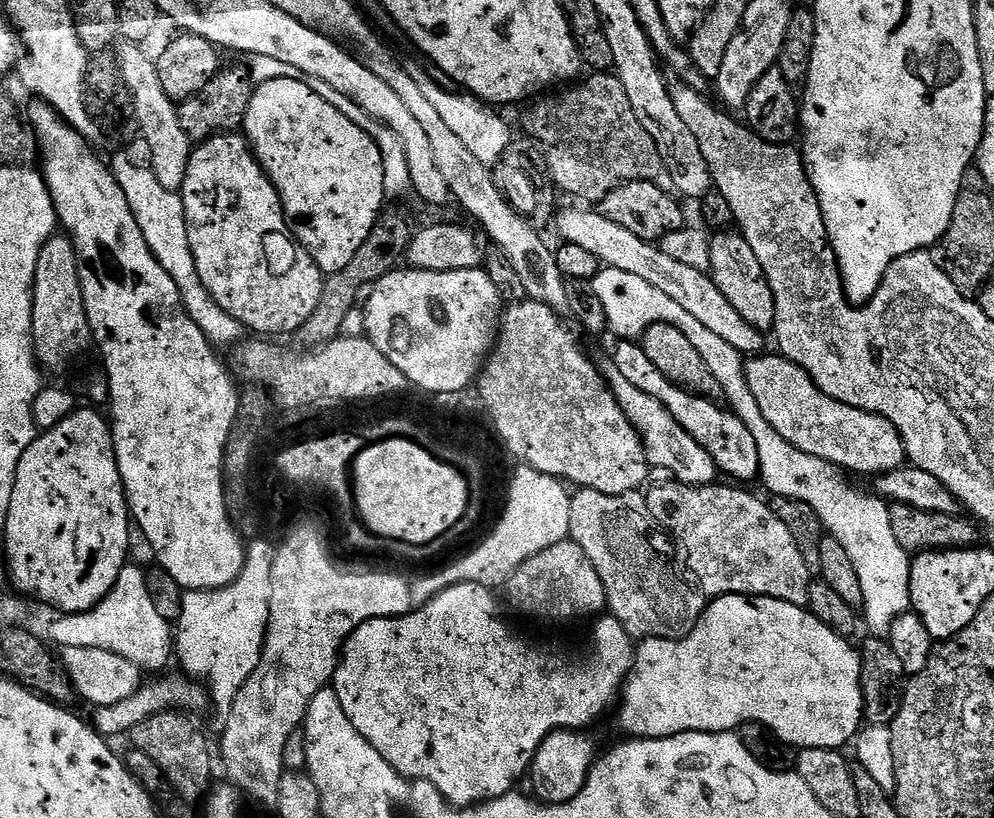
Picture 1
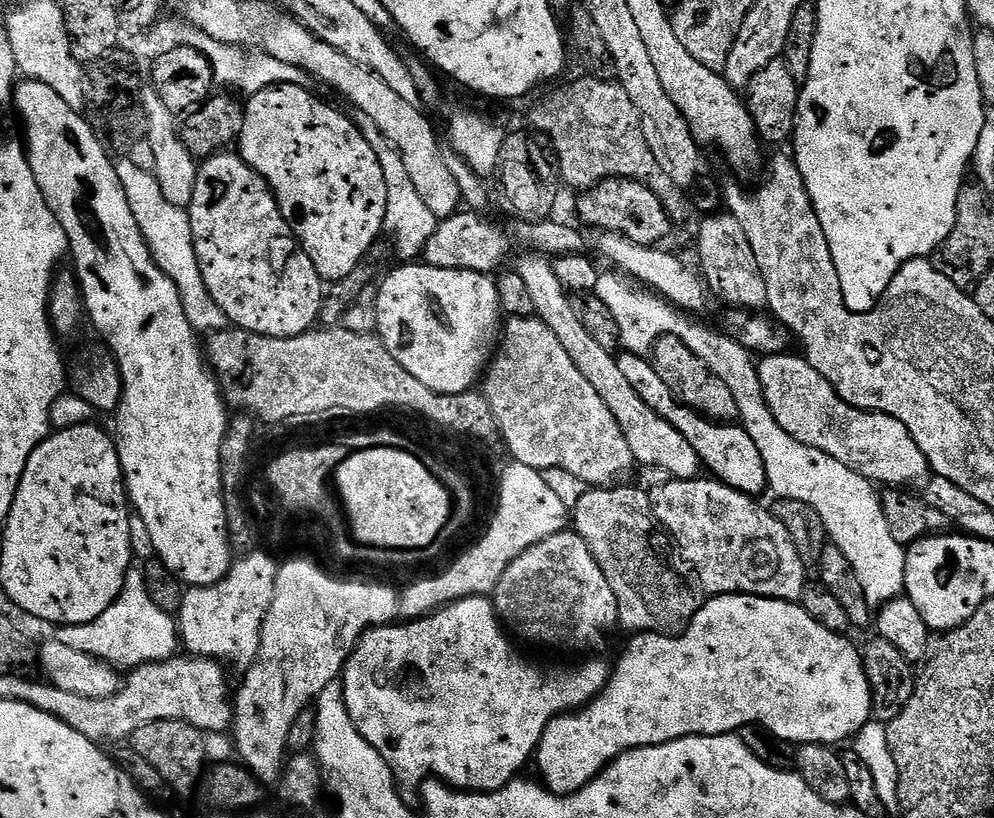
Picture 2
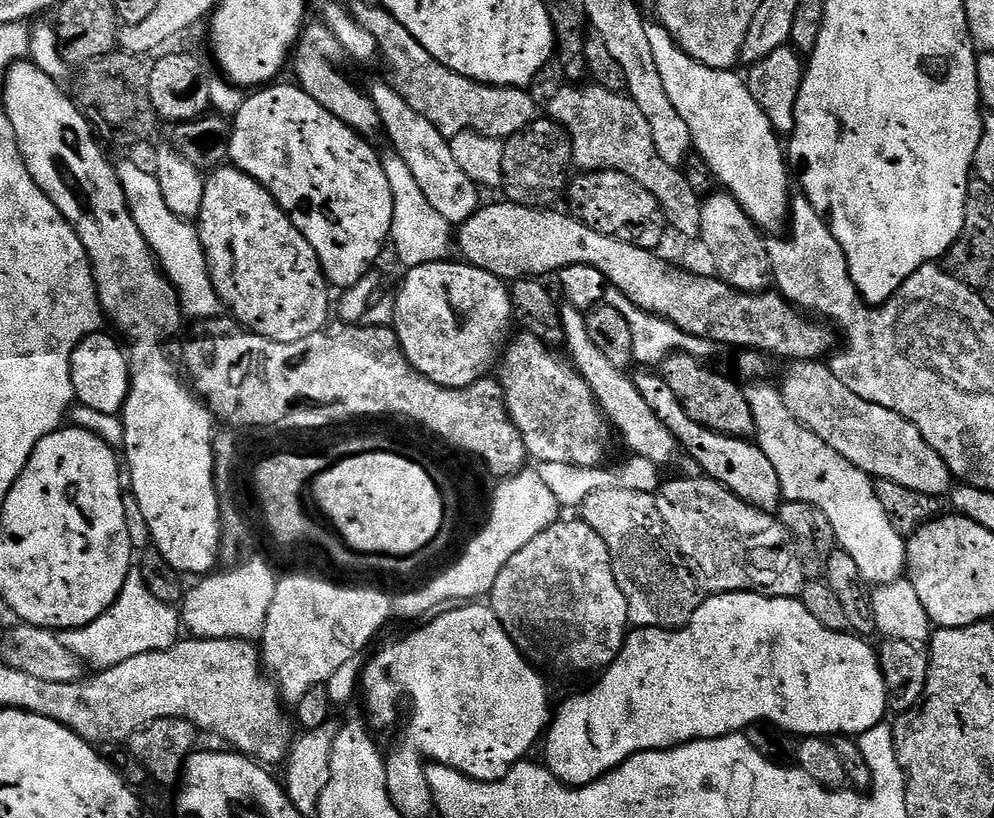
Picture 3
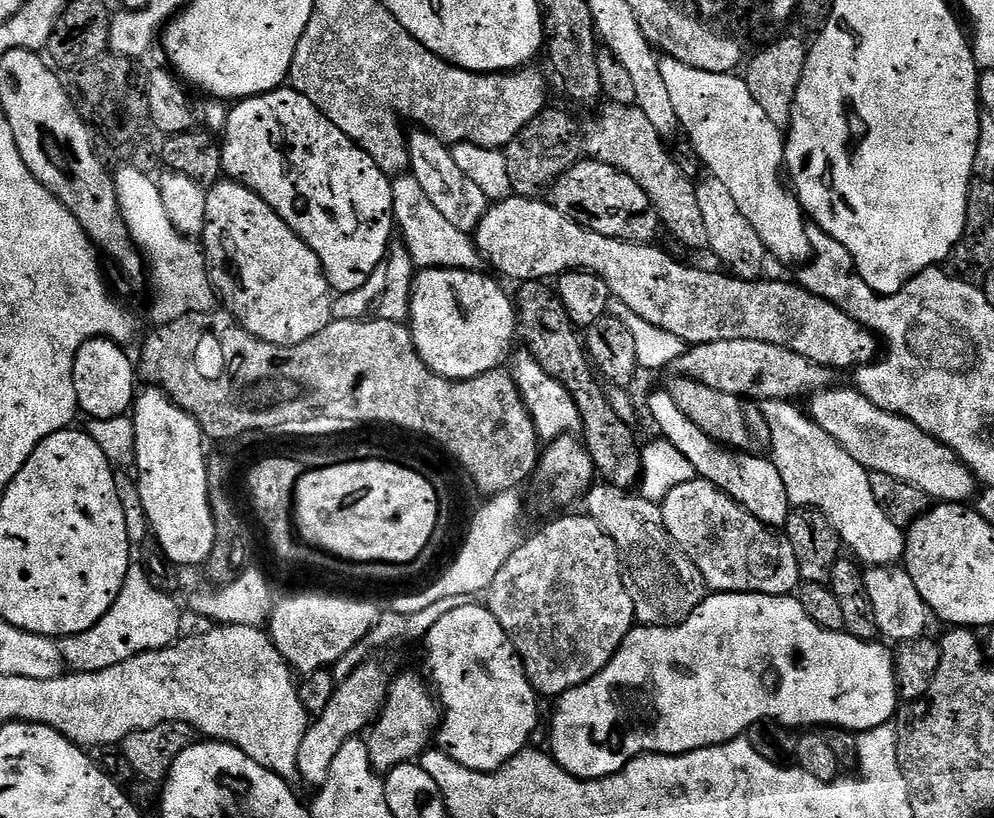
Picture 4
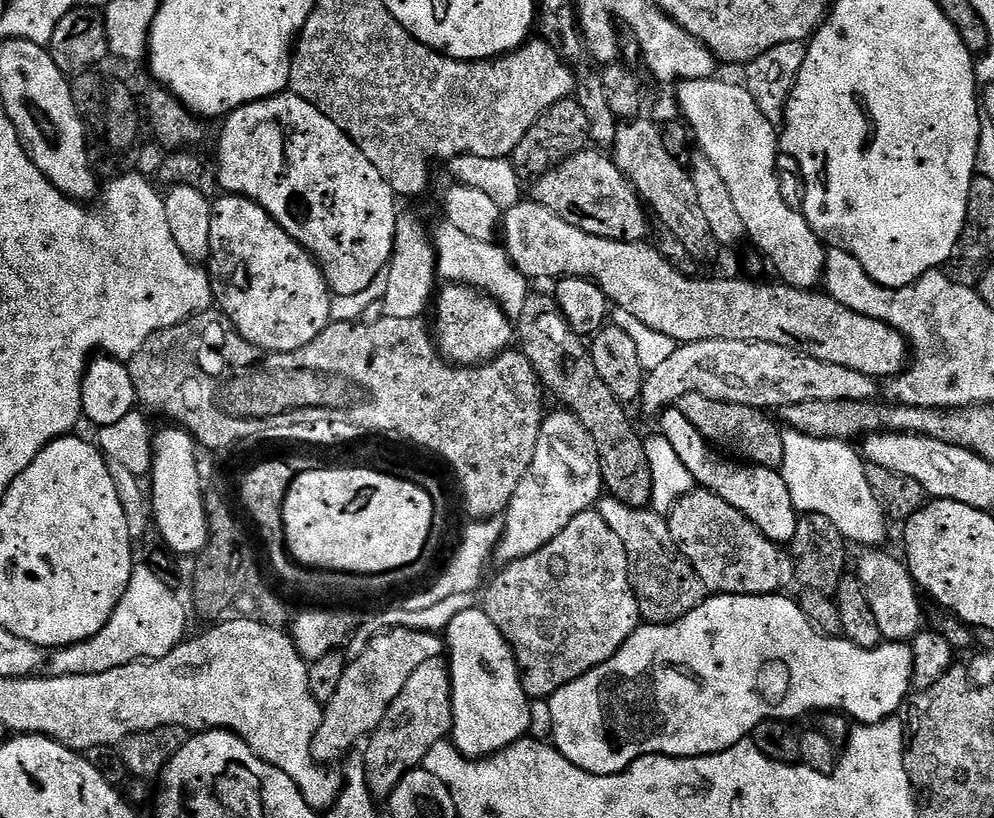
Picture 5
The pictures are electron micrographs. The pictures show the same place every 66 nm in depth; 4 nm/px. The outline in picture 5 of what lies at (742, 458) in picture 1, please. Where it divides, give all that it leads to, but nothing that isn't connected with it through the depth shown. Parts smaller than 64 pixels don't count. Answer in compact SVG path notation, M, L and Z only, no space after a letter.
M679 406L665 408L659 414L658 421L659 435L664 436L666 442L670 442L670 447L677 452L682 466L690 470L693 481L699 487L718 494L722 502L730 502L734 510L750 518L750 522L754 522L754 526L758 526L758 530L762 530L762 534L766 534L766 538L770 538L775 544L791 545L798 513L790 498L790 490L786 490L784 477L777 469L755 467L747 462L725 458L704 440L702 434L698 434L698 430L694 430L694 425L683 416Z

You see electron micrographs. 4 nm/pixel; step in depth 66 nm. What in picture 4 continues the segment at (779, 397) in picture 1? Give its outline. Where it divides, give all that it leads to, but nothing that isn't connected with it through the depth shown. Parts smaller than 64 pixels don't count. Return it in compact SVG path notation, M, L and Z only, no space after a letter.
M840 387L825 388L823 392L815 393L811 397L810 415L814 423L822 426L822 430L826 430L826 434L830 434L830 438L834 438L834 442L838 442L842 446L842 450L846 450L846 454L850 454L850 458L854 458L854 462L867 468L869 473L890 474L890 478L898 478L910 486L918 486L918 490L922 490L936 502L958 504L971 501L977 495L978 481L976 477L957 458L954 450L947 448L941 440L935 440L929 432L923 432L917 424L910 422L906 417L895 416L892 412L874 406L874 402L867 400L862 393L856 391L855 387Z

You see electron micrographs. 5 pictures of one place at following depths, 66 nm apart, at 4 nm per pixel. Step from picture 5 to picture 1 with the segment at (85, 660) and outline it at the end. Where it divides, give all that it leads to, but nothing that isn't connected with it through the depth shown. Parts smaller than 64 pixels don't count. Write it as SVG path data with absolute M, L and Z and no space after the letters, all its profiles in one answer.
M126 566L118 574L118 582L106 594L98 606L88 612L73 612L63 618L56 618L52 624L53 645L60 648L87 646L93 650L110 650L110 654L122 654L130 658L142 670L148 668L152 674L159 673L174 656L174 632L169 621L158 614L150 590L146 590L146 572L140 566Z

